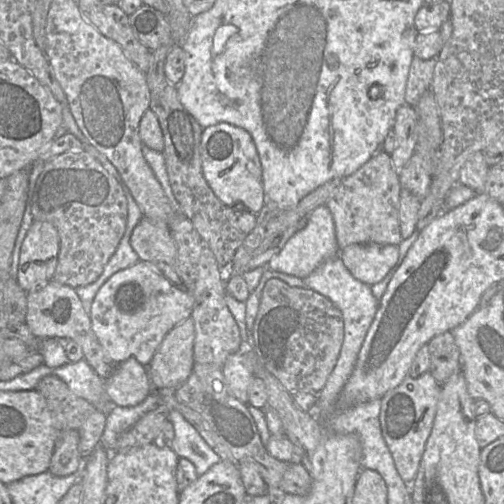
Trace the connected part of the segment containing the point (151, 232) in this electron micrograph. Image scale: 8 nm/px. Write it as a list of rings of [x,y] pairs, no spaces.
[[[143,217],[132,232],[130,244],[141,261],[149,262],[172,284],[182,287],[176,271],[177,247],[168,222]]]

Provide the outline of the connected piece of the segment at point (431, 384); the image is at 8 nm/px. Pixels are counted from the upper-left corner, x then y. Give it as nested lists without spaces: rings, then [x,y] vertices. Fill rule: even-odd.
[[[426,372],[416,379],[406,377],[396,388],[381,398],[379,415],[383,438],[392,454],[396,469],[405,483],[415,479],[431,434],[441,392],[441,384]]]

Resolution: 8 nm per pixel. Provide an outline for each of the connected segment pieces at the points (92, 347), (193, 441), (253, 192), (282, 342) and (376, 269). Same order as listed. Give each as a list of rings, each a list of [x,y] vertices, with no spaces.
[[[54,281],[27,293],[25,324],[37,339],[54,338],[73,340],[82,349],[83,359],[103,379],[106,379],[115,366],[106,356],[92,328],[89,315],[85,312],[75,289]]]
[[[170,410],[168,420],[174,428],[171,449],[179,458],[193,463],[198,476],[221,461],[221,458],[209,447],[197,430],[177,410]]]
[[[218,123],[203,129],[200,141],[203,176],[216,197],[227,207],[243,204],[246,210],[258,214],[267,201],[262,167],[251,135],[229,123]]]
[[[273,278],[265,284],[253,327],[254,352],[261,365],[290,393],[308,391],[318,394],[333,371],[344,340],[344,321],[339,308],[322,294],[309,288],[291,287]]]
[[[352,244],[342,249],[339,256],[354,278],[372,286],[395,266],[399,250],[396,245]]]

